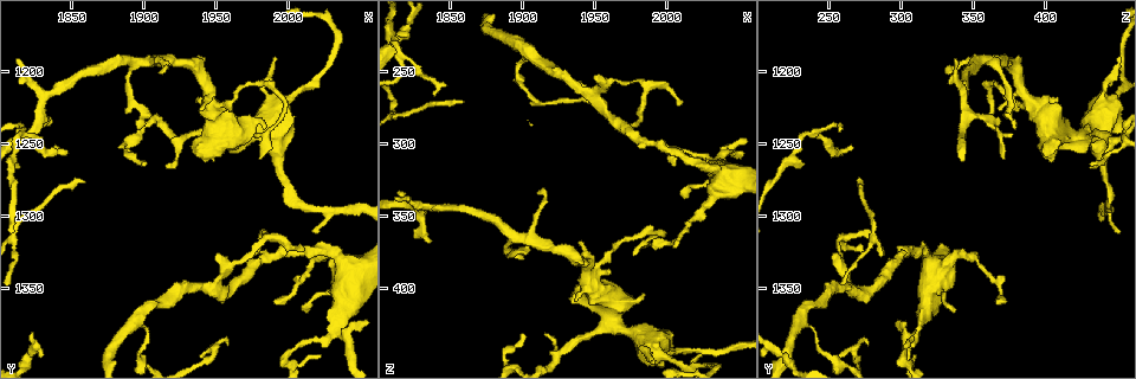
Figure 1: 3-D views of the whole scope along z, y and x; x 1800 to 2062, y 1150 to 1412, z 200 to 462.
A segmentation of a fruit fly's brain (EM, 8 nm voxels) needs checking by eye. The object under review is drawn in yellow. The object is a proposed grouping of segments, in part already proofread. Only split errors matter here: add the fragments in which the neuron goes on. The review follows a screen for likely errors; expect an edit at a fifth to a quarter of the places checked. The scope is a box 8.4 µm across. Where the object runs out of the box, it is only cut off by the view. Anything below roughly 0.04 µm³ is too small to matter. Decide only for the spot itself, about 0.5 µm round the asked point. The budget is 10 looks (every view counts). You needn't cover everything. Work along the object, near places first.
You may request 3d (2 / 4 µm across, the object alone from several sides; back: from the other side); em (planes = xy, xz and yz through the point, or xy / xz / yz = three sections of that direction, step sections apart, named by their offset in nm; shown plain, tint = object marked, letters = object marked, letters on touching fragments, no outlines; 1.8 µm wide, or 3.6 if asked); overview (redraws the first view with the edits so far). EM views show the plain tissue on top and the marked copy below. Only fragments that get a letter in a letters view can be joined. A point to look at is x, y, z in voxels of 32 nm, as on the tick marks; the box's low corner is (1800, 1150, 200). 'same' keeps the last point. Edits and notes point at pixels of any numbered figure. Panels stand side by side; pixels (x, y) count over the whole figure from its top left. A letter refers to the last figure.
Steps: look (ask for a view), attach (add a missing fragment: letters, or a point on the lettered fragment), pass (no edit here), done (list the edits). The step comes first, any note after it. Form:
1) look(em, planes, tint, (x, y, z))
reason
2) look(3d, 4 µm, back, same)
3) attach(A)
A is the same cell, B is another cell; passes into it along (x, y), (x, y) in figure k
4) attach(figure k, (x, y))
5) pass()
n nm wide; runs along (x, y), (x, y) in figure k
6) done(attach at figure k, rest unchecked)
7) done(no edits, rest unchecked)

look(3d, 4 µm, (1958, 1388, 278))
end of a long branch

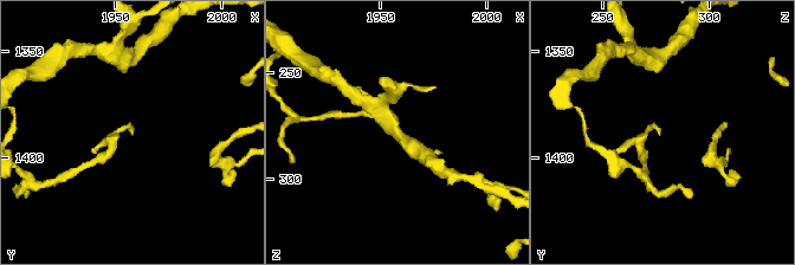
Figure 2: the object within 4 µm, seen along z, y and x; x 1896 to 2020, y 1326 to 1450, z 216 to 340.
look(em, planes, letters, (1957, 1390, 277))

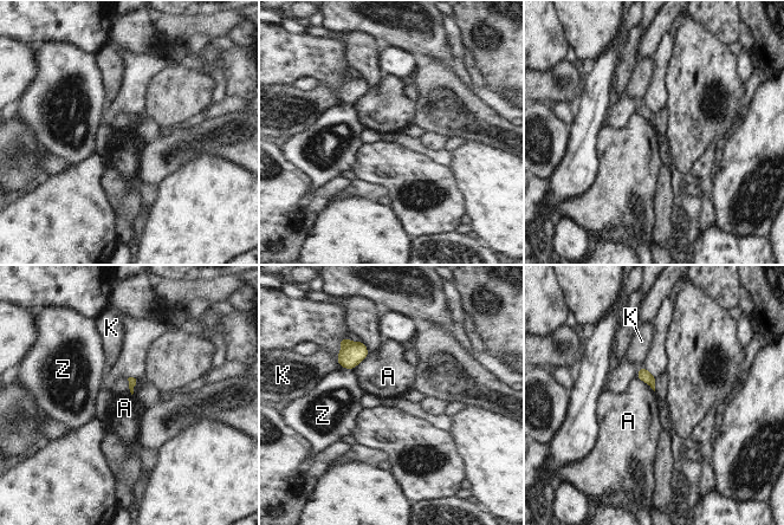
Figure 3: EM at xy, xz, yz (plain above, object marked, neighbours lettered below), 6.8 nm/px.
pass()
A, K and Z are other cells; border along (368, 352), (352, 369) in figure 3; none of them fits

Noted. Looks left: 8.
look(3d, 4 µm, (2012, 1366, 338))

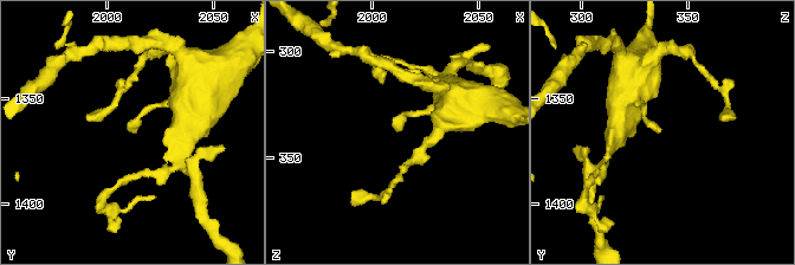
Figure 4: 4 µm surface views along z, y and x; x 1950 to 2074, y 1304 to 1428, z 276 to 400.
look(em, planes, letters, (2010, 1366, 338))

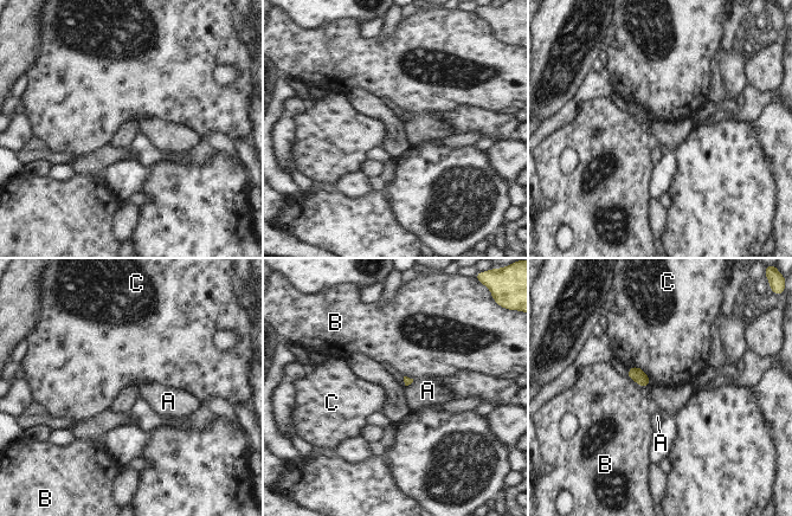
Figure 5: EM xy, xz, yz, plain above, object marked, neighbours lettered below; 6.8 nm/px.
pass()
A, B and C are other cells; no lettered fragment goes on from it

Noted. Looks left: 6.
look(3d, 4 µm, (2022, 1294, 442))
narrows sharply

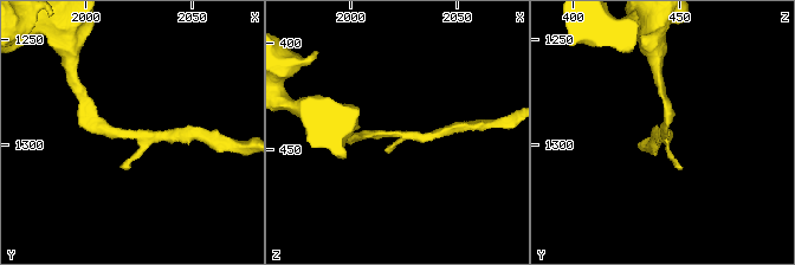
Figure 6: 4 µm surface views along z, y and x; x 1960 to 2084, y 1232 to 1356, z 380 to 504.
look(em, planes, letters, (2022, 1294, 442))
shape alone is not enough

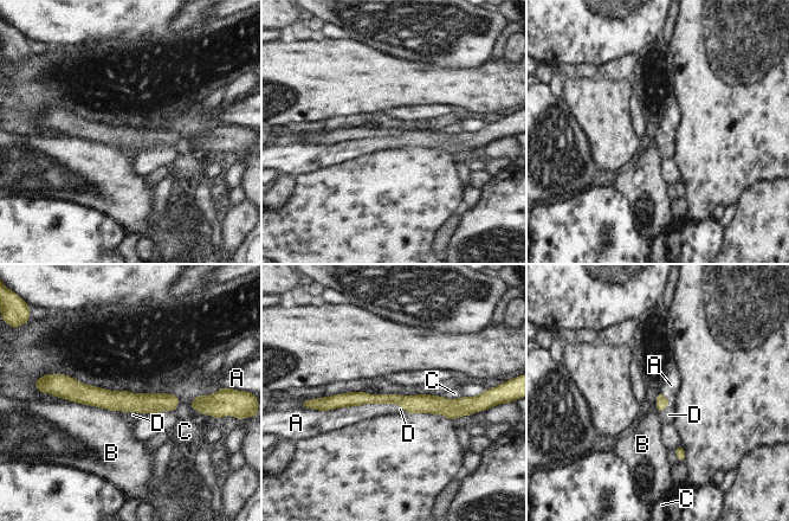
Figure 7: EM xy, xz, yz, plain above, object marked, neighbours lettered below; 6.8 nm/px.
attach(D)
D is the same cell, A, B and C are other cells; the neuron continues

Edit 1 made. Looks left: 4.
look(overview)
redraw

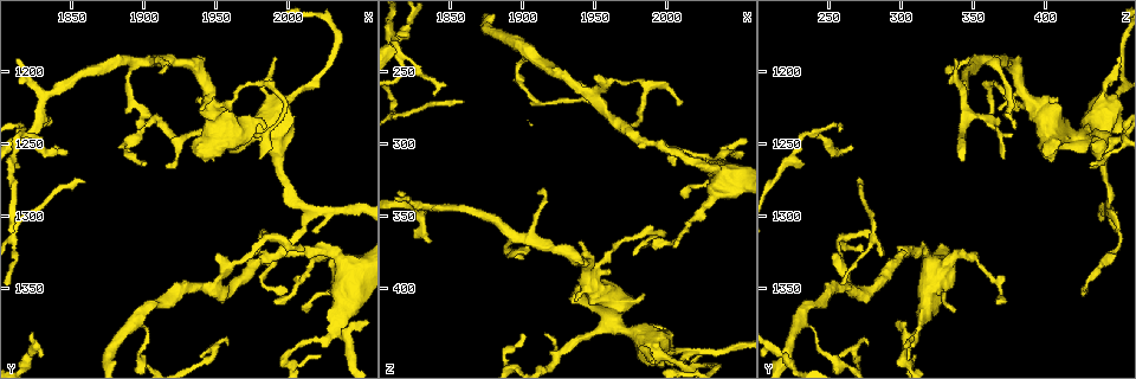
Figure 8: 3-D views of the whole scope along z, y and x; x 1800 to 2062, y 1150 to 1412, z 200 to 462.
look(em, 3.6 µm, planes, letters, (1962, 1242, 408))
arms part here

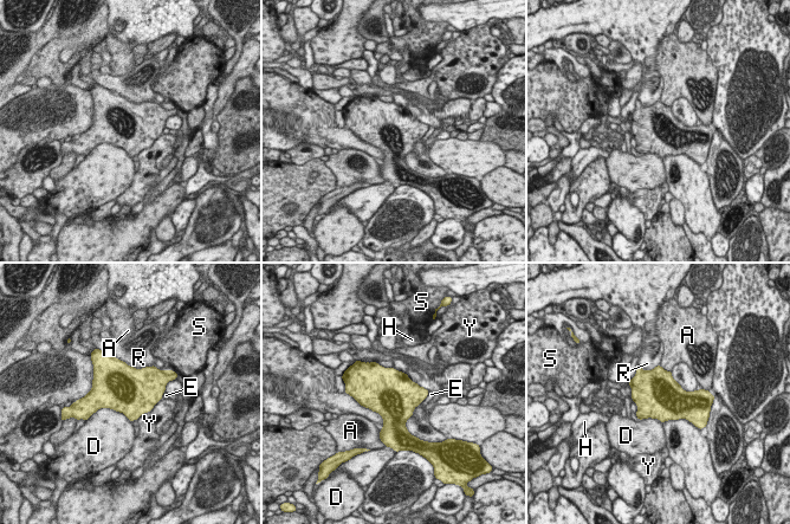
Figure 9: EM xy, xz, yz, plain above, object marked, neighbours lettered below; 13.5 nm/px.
pass()
A, D, E, H, R, S and Y are other cells; border along (161, 398), (136, 419) in figure 9; none of them fits

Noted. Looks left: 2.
done(attach at figure 7, rest unchecked)

